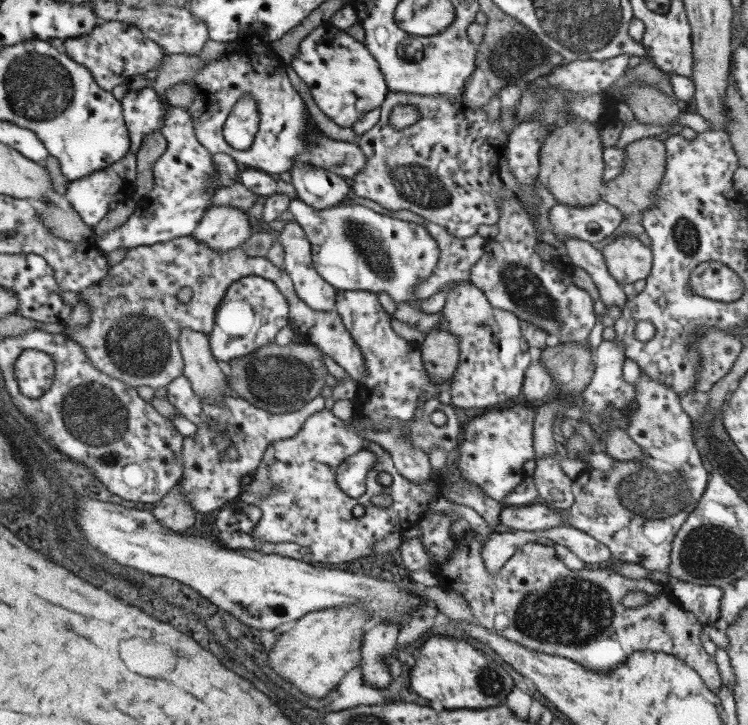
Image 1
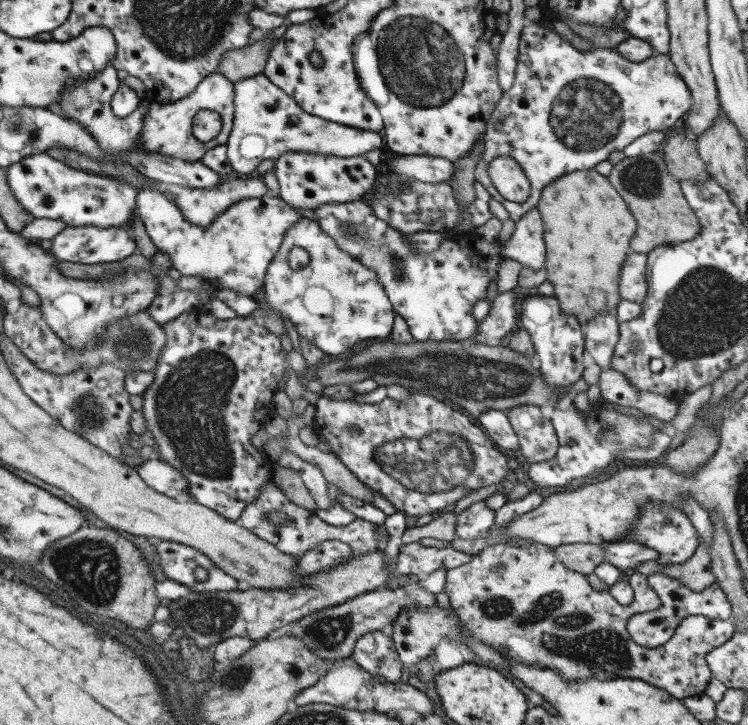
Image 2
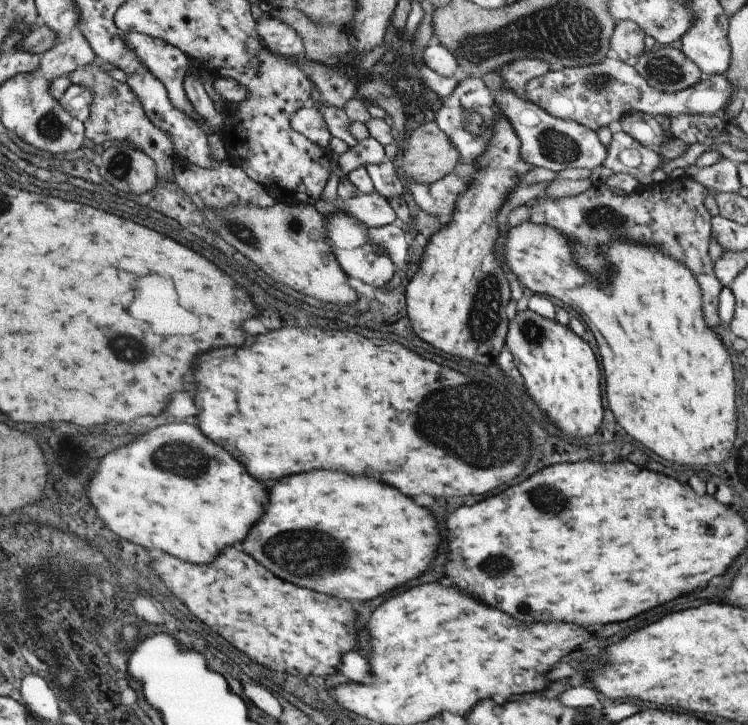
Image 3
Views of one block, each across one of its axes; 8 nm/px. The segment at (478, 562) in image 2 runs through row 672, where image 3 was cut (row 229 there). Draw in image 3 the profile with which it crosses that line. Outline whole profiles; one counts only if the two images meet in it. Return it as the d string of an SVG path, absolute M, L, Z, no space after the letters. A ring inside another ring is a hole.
M675 178L673 182L653 184L649 188L637 188L631 196L617 196L605 184L593 184L589 190L579 194L577 198L563 198L563 200L545 200L543 196L533 198L531 204L531 218L527 222L539 226L553 226L565 234L573 246L573 254L581 272L589 272L603 280L603 274L609 274L609 264L601 256L601 248L613 240L627 240L627 242L641 242L643 246L657 246L659 252L669 254L683 262L695 280L701 286L701 308L709 328L721 324L717 306L719 294L723 284L717 280L713 264L707 256L707 244L711 238L711 216L707 214L703 200L707 196L707 188L699 182L687 178Z

